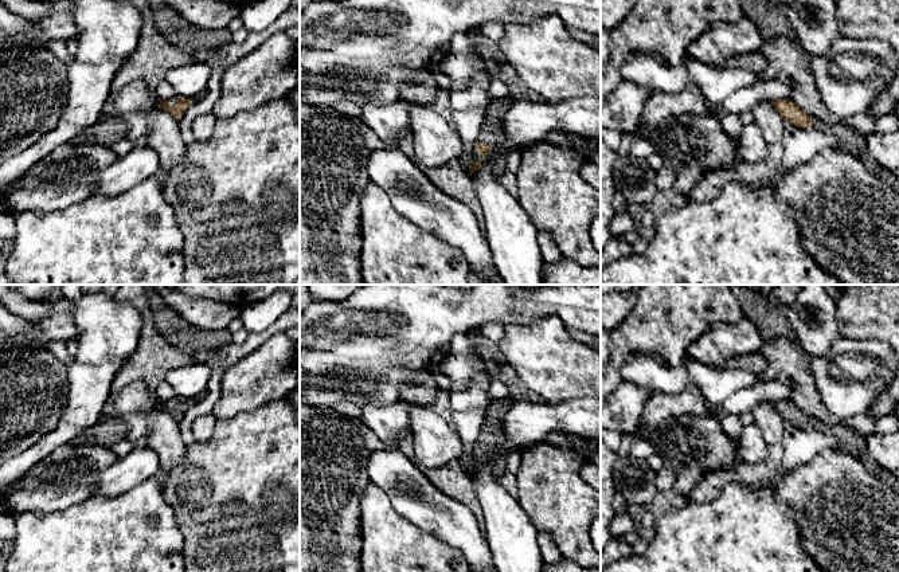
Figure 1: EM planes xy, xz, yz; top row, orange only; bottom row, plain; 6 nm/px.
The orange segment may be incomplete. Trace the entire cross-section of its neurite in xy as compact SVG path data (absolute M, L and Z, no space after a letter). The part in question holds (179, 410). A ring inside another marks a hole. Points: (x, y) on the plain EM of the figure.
M207 391L199 393L194 400L184 400L181 397L172 397L169 401L160 401L160 408L168 411L175 419L181 419L188 407L194 401L199 401L206 396Z

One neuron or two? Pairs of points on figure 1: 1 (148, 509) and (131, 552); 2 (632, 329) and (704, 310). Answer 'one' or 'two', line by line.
1: one
2: one

